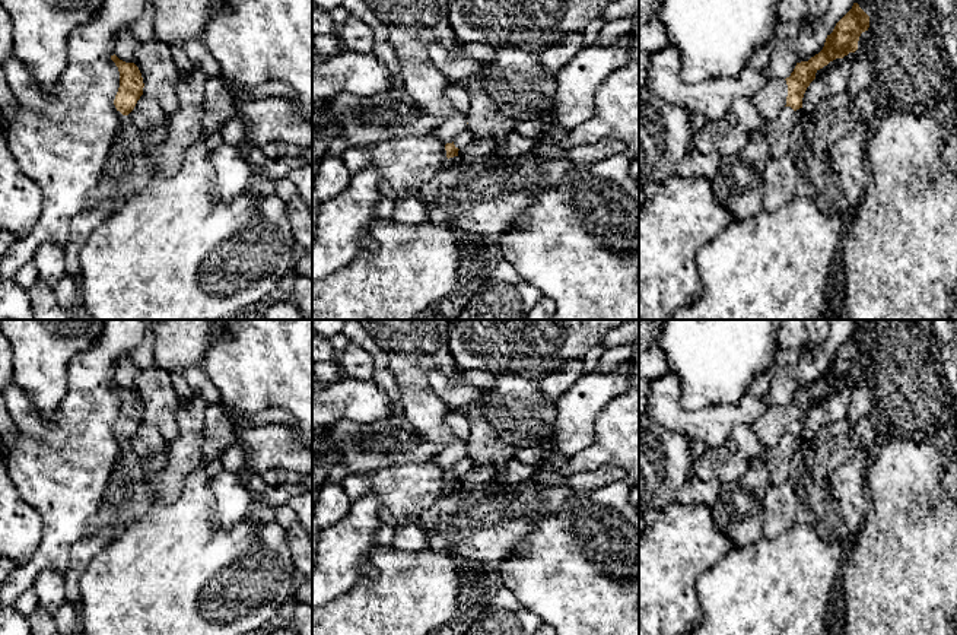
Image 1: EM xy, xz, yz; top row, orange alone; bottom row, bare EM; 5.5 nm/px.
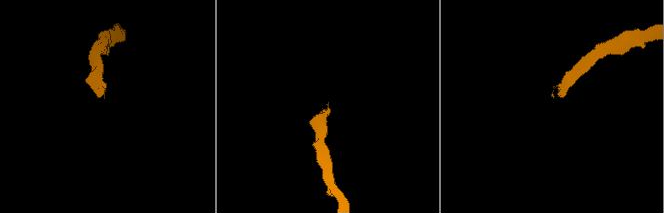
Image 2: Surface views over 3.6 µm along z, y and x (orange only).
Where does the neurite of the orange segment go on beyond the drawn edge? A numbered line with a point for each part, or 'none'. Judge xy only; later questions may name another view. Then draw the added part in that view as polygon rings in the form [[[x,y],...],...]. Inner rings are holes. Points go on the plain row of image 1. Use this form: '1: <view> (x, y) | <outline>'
1: xy (148, 441) | [[[144,423],[143,426],[137,428],[128,444],[139,458],[147,460],[152,455],[163,453],[168,448],[169,441],[165,439],[155,426]]]

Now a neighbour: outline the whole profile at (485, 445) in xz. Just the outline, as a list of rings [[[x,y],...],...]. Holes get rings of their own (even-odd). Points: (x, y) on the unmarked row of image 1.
[[[430,369],[427,381],[449,410],[460,410],[467,415],[470,420],[467,458],[473,467],[492,466],[495,470],[492,482],[502,483],[509,461],[516,457],[516,448],[508,445],[486,419],[483,390],[465,382],[461,369],[451,374]]]

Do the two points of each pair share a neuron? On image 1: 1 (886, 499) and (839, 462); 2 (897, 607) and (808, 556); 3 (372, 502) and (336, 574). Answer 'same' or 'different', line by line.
1: different
2: different
3: same

